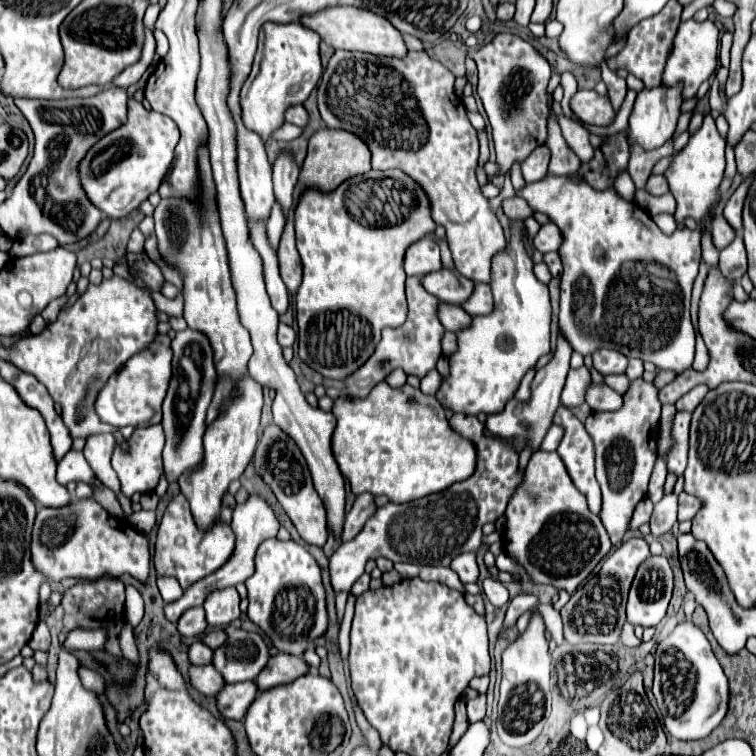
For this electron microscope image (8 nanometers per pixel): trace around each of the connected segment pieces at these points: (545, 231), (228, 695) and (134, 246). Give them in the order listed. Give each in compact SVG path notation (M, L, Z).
M548 222L548 224L542 224L540 226L540 232L536 234L534 238L534 246L546 254L546 252L554 252L554 250L560 250L560 244L564 242L564 236L560 232L560 228L556 228L556 224Z
M244 682L244 684L228 684L218 694L218 708L224 718L232 720L244 720L250 704L258 696L256 682Z
M138 228L130 236L130 242L126 246L126 252L128 254L142 254L144 252L144 236L142 236L142 232Z

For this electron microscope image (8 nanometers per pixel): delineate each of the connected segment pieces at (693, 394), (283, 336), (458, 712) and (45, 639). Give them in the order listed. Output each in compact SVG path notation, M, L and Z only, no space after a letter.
M700 384L696 388L692 388L686 396L682 396L678 402L676 402L676 410L686 410L686 412L694 412L696 406L704 400L704 396L708 394L708 386Z
M280 324L278 328L278 340L280 344L286 348L286 346L292 346L292 342L296 342L296 332L294 328L290 328L288 324Z
M459 699L456 701L456 704L454 705L454 711L455 721L452 730L452 736L450 736L450 744L448 745L450 750L456 745L470 725L466 712L466 702L464 700Z
M40 622L40 624L36 626L34 636L30 638L28 646L30 646L32 650L48 650L48 646L50 646L50 632L48 632L48 626L46 626L44 622Z

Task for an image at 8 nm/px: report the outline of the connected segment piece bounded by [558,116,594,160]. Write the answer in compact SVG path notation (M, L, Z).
M558 116L558 124L560 124L560 130L562 130L564 140L576 152L576 156L580 160L590 160L592 158L592 152L594 152L594 148L588 142L588 136L590 134L578 122L574 122L574 120L566 118L566 116Z

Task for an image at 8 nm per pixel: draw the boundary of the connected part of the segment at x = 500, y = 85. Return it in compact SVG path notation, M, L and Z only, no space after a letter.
M508 32L496 34L492 42L470 50L468 56L478 66L478 96L492 126L496 162L506 172L516 160L526 160L534 148L548 140L548 82L552 68L528 40Z

